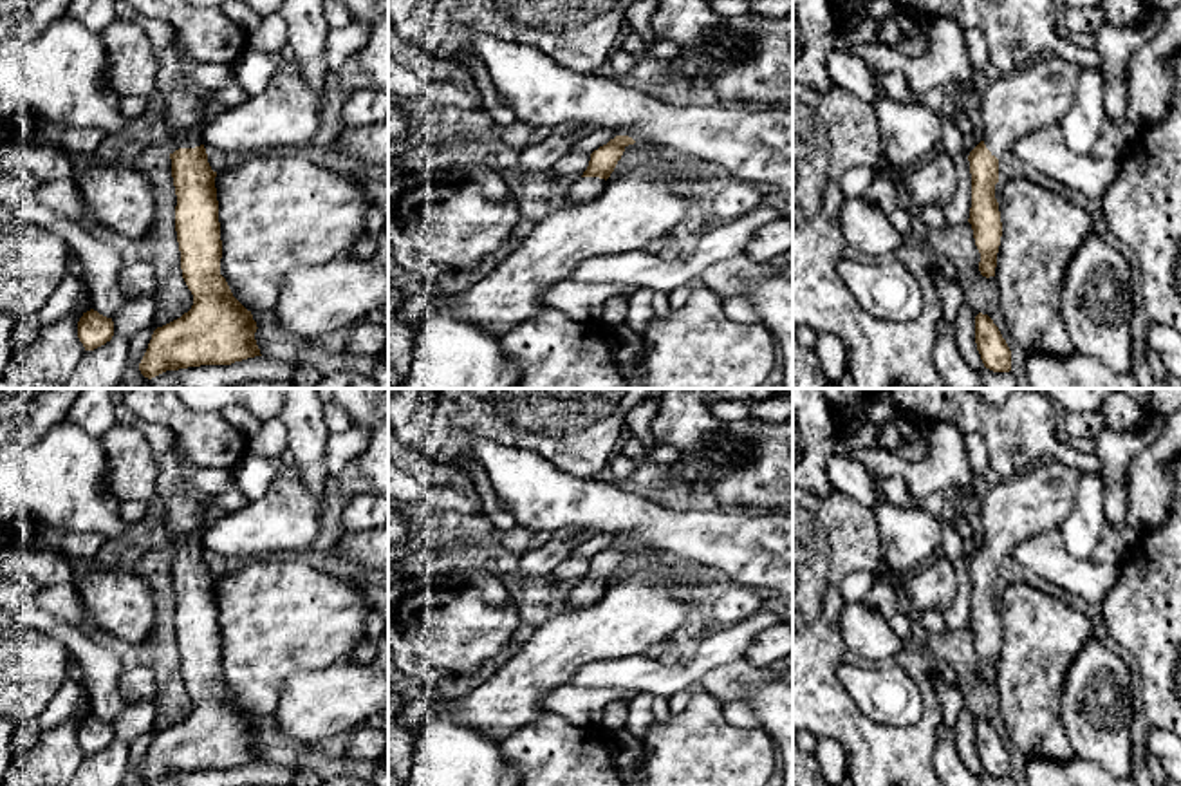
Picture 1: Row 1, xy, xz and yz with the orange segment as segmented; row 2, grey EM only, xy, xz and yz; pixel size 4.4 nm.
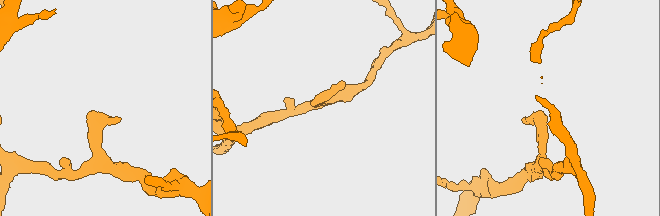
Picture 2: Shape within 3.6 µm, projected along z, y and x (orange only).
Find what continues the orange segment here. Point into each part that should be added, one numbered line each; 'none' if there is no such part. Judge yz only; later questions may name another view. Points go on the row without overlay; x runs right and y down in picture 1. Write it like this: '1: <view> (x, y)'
1: yz (1041, 499)

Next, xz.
1: xz (582, 595)

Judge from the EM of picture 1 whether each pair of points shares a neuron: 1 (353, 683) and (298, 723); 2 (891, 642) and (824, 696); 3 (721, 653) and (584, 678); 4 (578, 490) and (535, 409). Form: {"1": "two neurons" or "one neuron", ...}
{"1": "one neuron", "2": "two neurons", "3": "one neuron", "4": "two neurons"}

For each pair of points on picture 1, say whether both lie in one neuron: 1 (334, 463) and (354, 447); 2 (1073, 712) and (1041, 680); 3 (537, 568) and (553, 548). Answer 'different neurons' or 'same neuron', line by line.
1: same neuron
2: different neurons
3: same neuron

